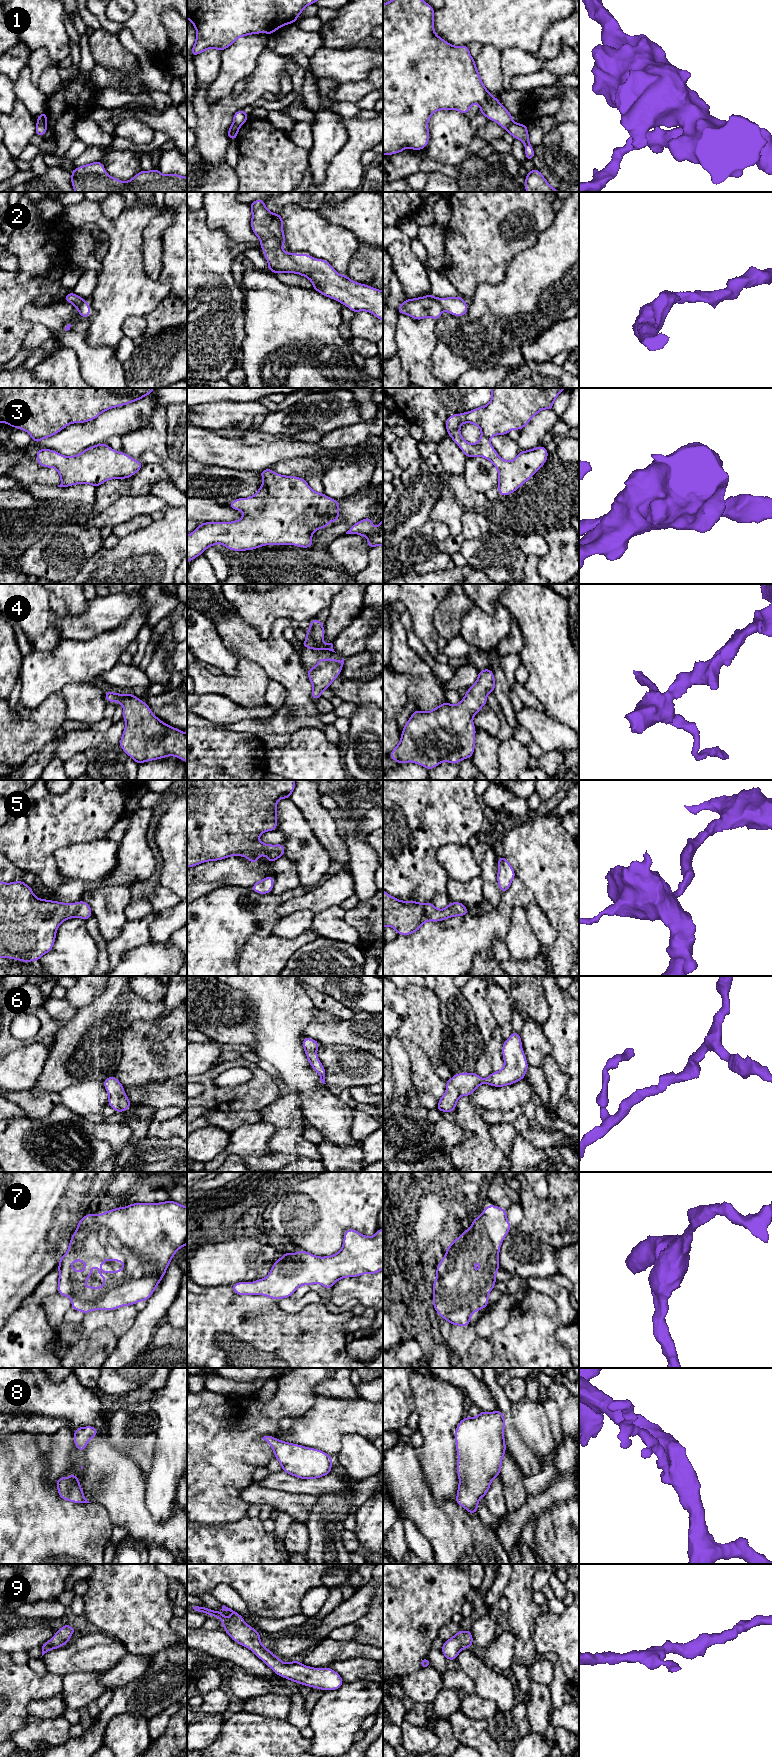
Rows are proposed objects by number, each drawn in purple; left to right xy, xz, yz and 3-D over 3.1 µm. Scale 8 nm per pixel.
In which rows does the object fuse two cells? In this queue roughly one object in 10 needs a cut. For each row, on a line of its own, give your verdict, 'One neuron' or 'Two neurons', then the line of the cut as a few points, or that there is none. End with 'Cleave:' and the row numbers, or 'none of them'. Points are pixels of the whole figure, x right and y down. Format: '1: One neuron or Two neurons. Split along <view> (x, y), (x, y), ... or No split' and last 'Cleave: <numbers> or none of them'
1: Two neurons. Split along xy (37, 122), (46, 127)
2: One neuron. No split
3: One neuron. No split
4: One neuron. No split
5: One neuron. No split
6: One neuron. No split
7: One neuron. No split
8: One neuron. No split
9: One neuron. No split
Cleave: 1

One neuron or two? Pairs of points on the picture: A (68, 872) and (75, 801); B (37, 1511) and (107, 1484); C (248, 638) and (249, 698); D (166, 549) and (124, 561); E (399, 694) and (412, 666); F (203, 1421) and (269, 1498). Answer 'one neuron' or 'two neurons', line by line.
A: two neurons
B: two neurons
C: two neurons
D: one neuron
E: two neurons
F: two neurons

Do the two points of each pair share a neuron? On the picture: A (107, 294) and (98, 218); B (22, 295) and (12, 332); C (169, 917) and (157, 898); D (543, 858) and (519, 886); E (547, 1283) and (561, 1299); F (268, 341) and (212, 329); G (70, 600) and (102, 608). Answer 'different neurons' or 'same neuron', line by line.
A: same neuron
B: same neuron
C: different neurons
D: different neurons
E: same neuron
F: different neurons
G: different neurons

